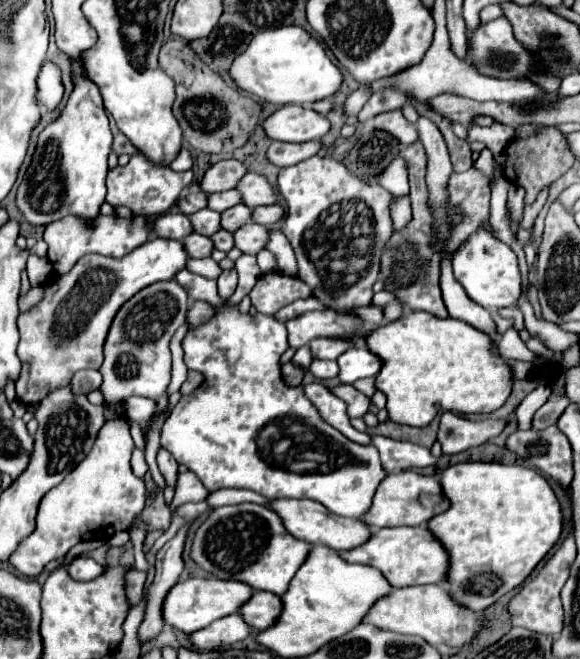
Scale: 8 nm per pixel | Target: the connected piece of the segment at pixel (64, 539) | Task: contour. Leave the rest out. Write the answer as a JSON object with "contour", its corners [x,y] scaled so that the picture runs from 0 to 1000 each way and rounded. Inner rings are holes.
{"contour":[[[212,634],[184,637],[147,698],[74,753],[57,810],[33,825],[16,853],[43,874],[60,877],[84,853],[109,847],[129,825],[143,819],[184,822],[202,804],[222,804],[253,759],[247,725],[236,725],[222,707],[226,683],[229,668],[219,640]]]}

